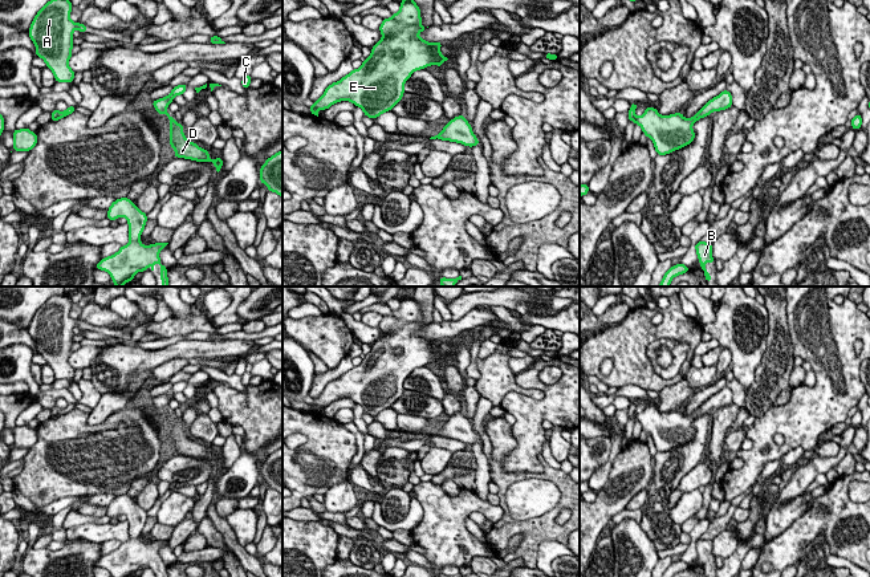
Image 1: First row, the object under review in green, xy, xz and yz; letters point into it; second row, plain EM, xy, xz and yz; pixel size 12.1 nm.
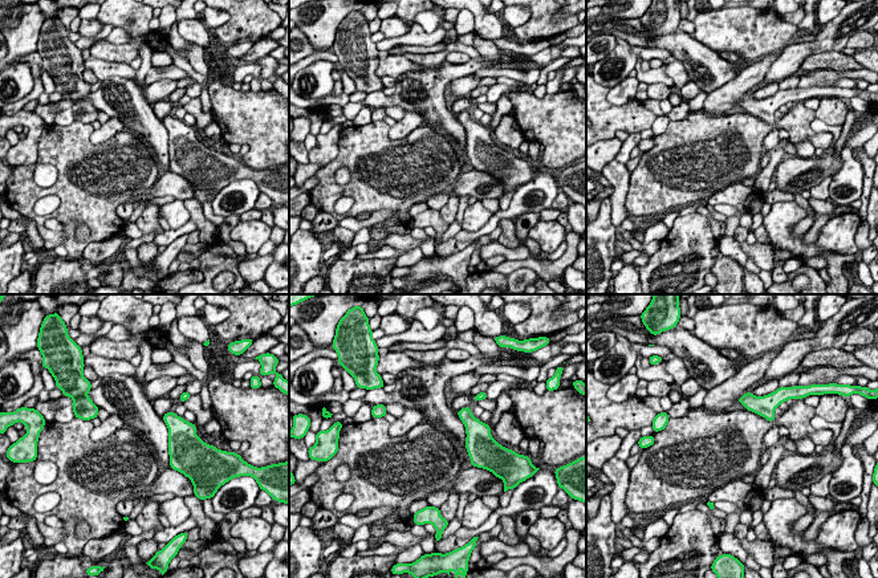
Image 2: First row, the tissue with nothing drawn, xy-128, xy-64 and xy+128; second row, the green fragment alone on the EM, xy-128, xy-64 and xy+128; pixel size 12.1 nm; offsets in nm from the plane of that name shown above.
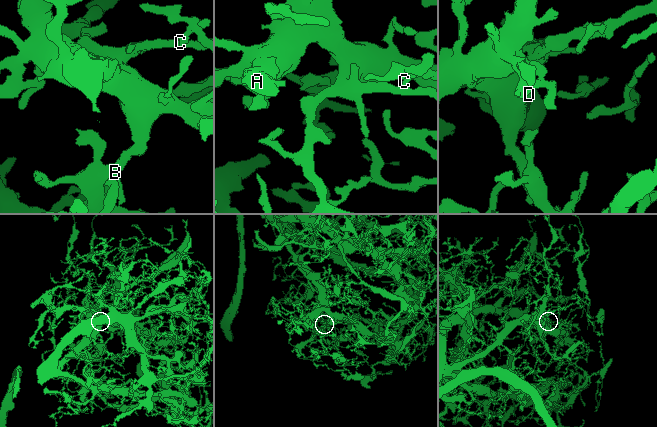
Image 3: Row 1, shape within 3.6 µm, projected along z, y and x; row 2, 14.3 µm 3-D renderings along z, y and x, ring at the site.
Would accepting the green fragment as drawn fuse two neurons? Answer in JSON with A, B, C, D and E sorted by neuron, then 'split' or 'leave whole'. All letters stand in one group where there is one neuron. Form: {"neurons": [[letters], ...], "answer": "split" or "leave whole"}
{"neurons": [["A", "B", "C", "D", "E"]], "answer": "leave whole"}

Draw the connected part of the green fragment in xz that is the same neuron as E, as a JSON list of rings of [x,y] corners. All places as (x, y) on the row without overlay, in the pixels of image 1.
[[[412,293],[403,294],[399,309],[379,322],[382,336],[373,342],[371,352],[358,366],[325,386],[309,403],[312,413],[318,414],[318,407],[341,398],[350,398],[371,417],[390,409],[402,397],[403,383],[414,369],[431,362],[442,365],[448,357],[440,349],[440,340],[428,340],[418,333],[426,326]]]

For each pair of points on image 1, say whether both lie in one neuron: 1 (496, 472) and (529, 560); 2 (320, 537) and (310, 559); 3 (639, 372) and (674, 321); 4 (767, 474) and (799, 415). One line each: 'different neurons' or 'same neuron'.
1: same neuron
2: same neuron
3: same neuron
4: different neurons

